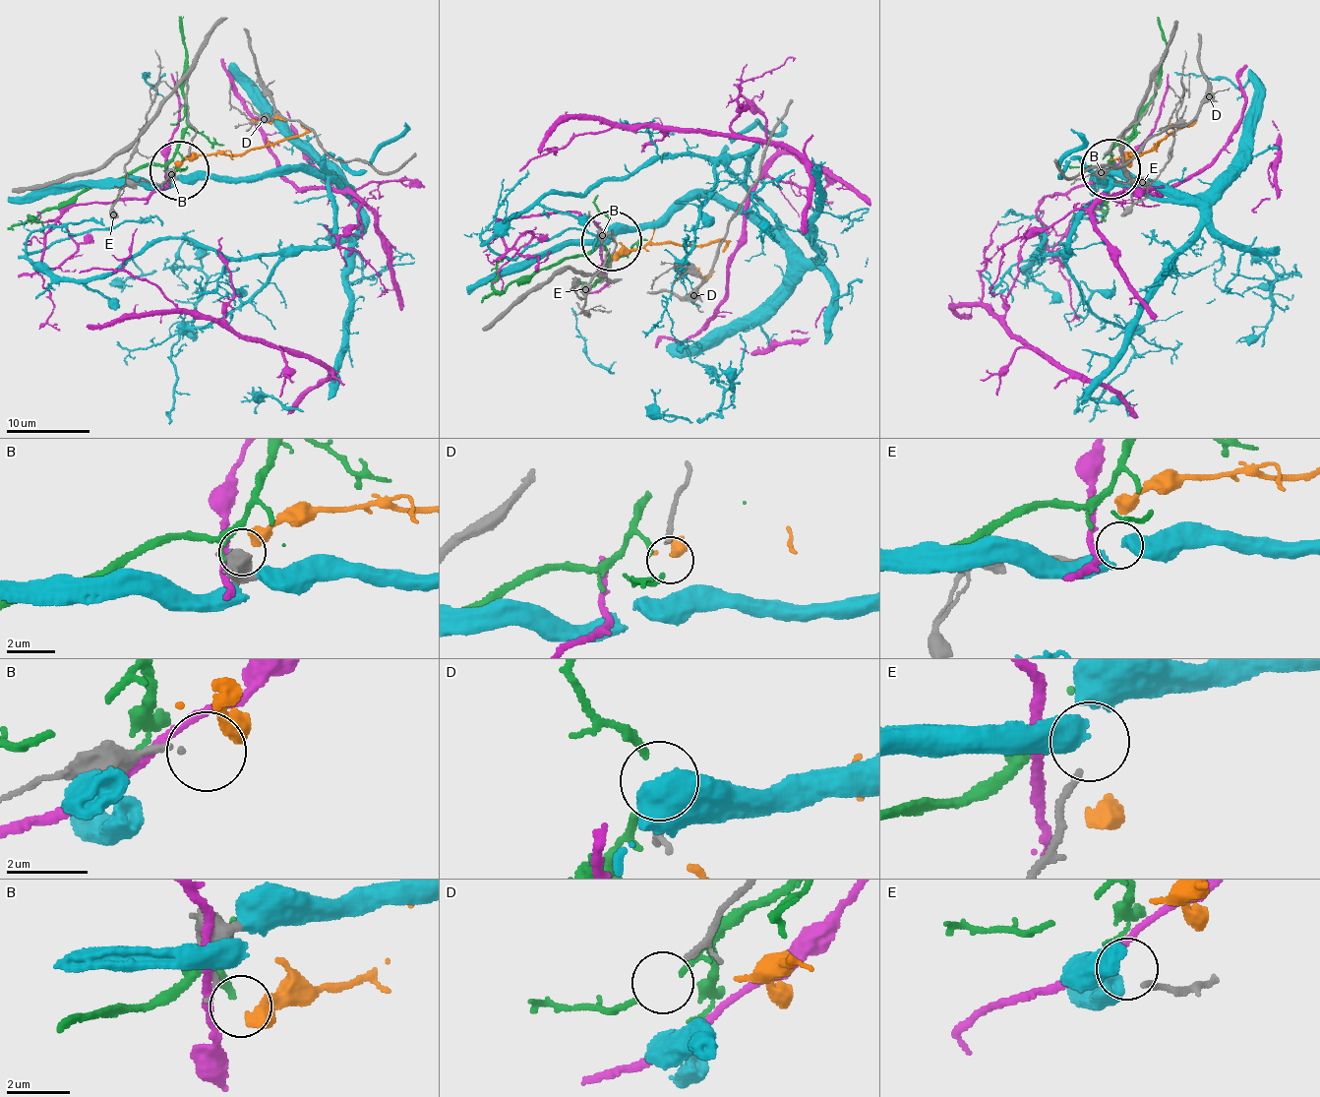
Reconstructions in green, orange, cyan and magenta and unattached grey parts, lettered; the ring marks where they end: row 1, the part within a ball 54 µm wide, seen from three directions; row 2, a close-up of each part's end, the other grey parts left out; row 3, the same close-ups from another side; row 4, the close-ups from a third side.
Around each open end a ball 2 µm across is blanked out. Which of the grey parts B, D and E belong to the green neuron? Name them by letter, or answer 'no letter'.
no letter

